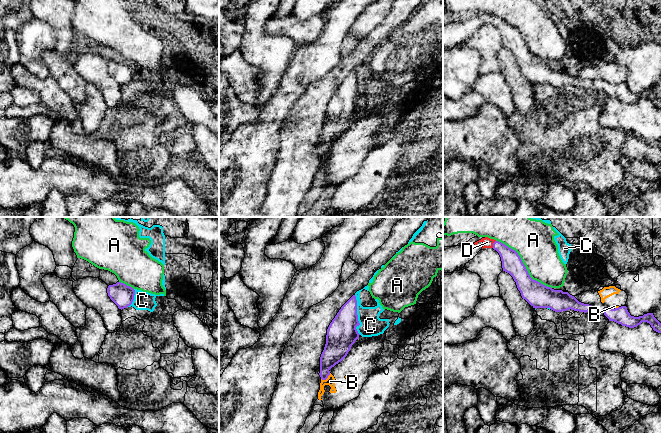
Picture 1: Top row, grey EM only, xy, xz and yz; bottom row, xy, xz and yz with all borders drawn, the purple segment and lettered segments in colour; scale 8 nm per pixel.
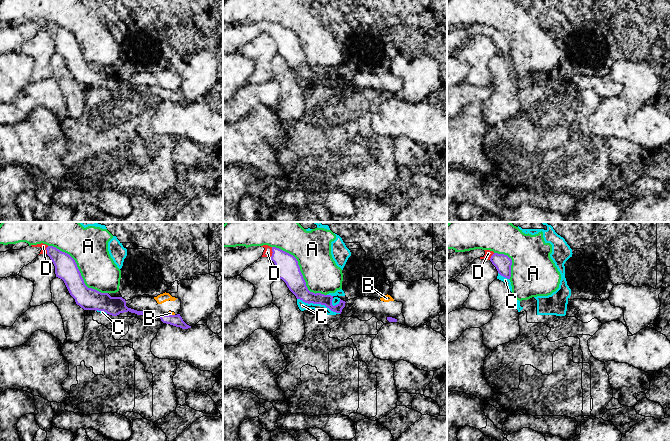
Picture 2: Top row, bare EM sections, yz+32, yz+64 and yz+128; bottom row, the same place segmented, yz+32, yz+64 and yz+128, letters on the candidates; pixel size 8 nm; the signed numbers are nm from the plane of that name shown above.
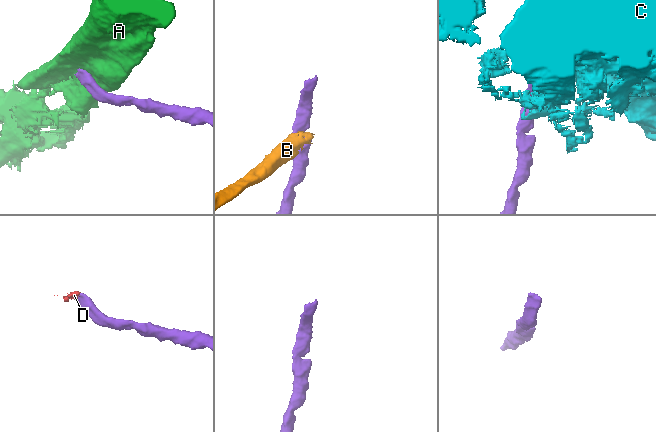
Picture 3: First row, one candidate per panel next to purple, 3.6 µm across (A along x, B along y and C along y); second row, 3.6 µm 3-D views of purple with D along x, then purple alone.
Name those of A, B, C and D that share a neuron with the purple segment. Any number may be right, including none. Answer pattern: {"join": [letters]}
{"join": ["D"]}

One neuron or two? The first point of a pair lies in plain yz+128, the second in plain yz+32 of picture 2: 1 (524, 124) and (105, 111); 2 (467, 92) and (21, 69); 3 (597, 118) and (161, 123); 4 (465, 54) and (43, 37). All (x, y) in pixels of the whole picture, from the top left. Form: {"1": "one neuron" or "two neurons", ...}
{"1": "one neuron", "2": "two neurons", "3": "one neuron", "4": "one neuron"}

